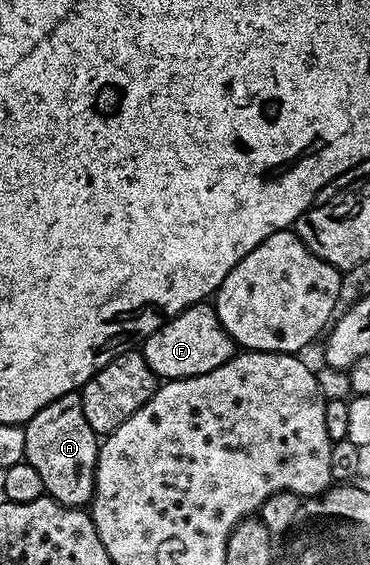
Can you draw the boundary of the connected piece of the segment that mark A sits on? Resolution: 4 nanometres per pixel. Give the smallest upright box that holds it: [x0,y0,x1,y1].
[23,391,100,508]

